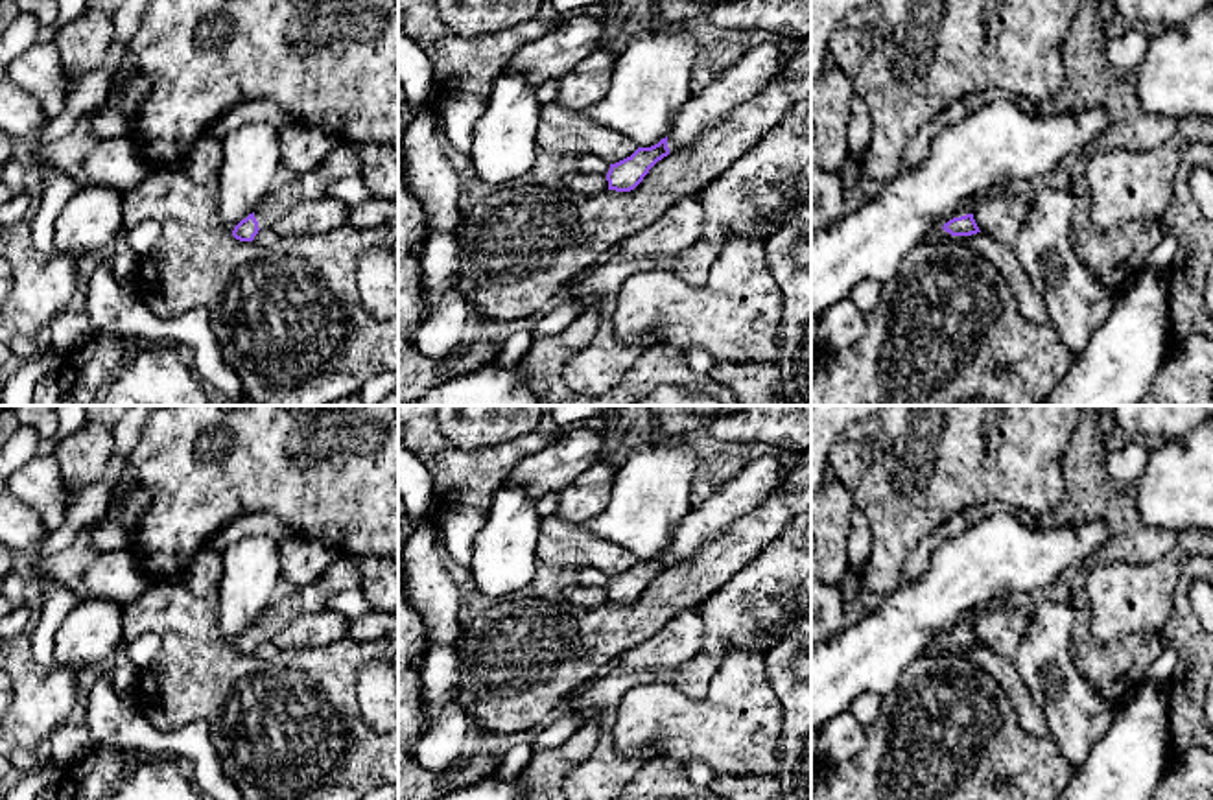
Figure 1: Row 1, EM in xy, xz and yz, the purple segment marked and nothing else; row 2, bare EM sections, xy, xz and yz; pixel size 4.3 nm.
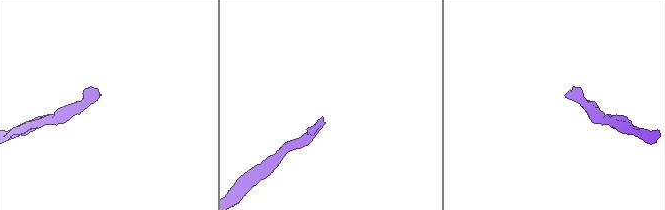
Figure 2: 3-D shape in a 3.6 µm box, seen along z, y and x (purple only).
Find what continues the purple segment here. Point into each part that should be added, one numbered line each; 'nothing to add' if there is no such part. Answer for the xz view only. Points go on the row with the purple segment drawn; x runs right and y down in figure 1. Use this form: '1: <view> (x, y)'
1: xz (764, 63)

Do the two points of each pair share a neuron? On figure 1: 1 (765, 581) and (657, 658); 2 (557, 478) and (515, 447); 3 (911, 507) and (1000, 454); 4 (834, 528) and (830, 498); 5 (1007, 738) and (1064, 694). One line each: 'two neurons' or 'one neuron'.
1: two neurons
2: two neurons
3: one neuron
4: one neuron
5: two neurons

